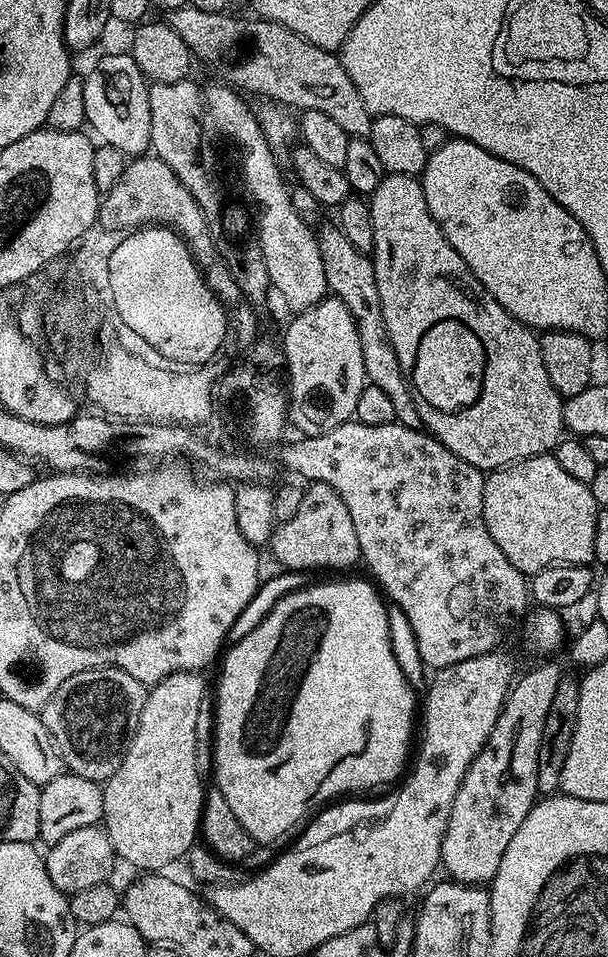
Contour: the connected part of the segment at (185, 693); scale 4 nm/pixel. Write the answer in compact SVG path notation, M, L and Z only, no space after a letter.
M175 672L147 689L142 706L142 714L138 718L138 730L126 750L126 758L122 758L122 766L114 770L112 777L103 785L104 790L104 818L102 827L108 831L110 842L114 846L117 857L128 864L133 864L140 870L164 870L167 864L179 861L190 850L190 846L197 843L198 833L201 831L201 812L204 808L206 784L200 781L200 764L196 761L196 727L200 724L200 711L204 708L204 680L200 672Z

